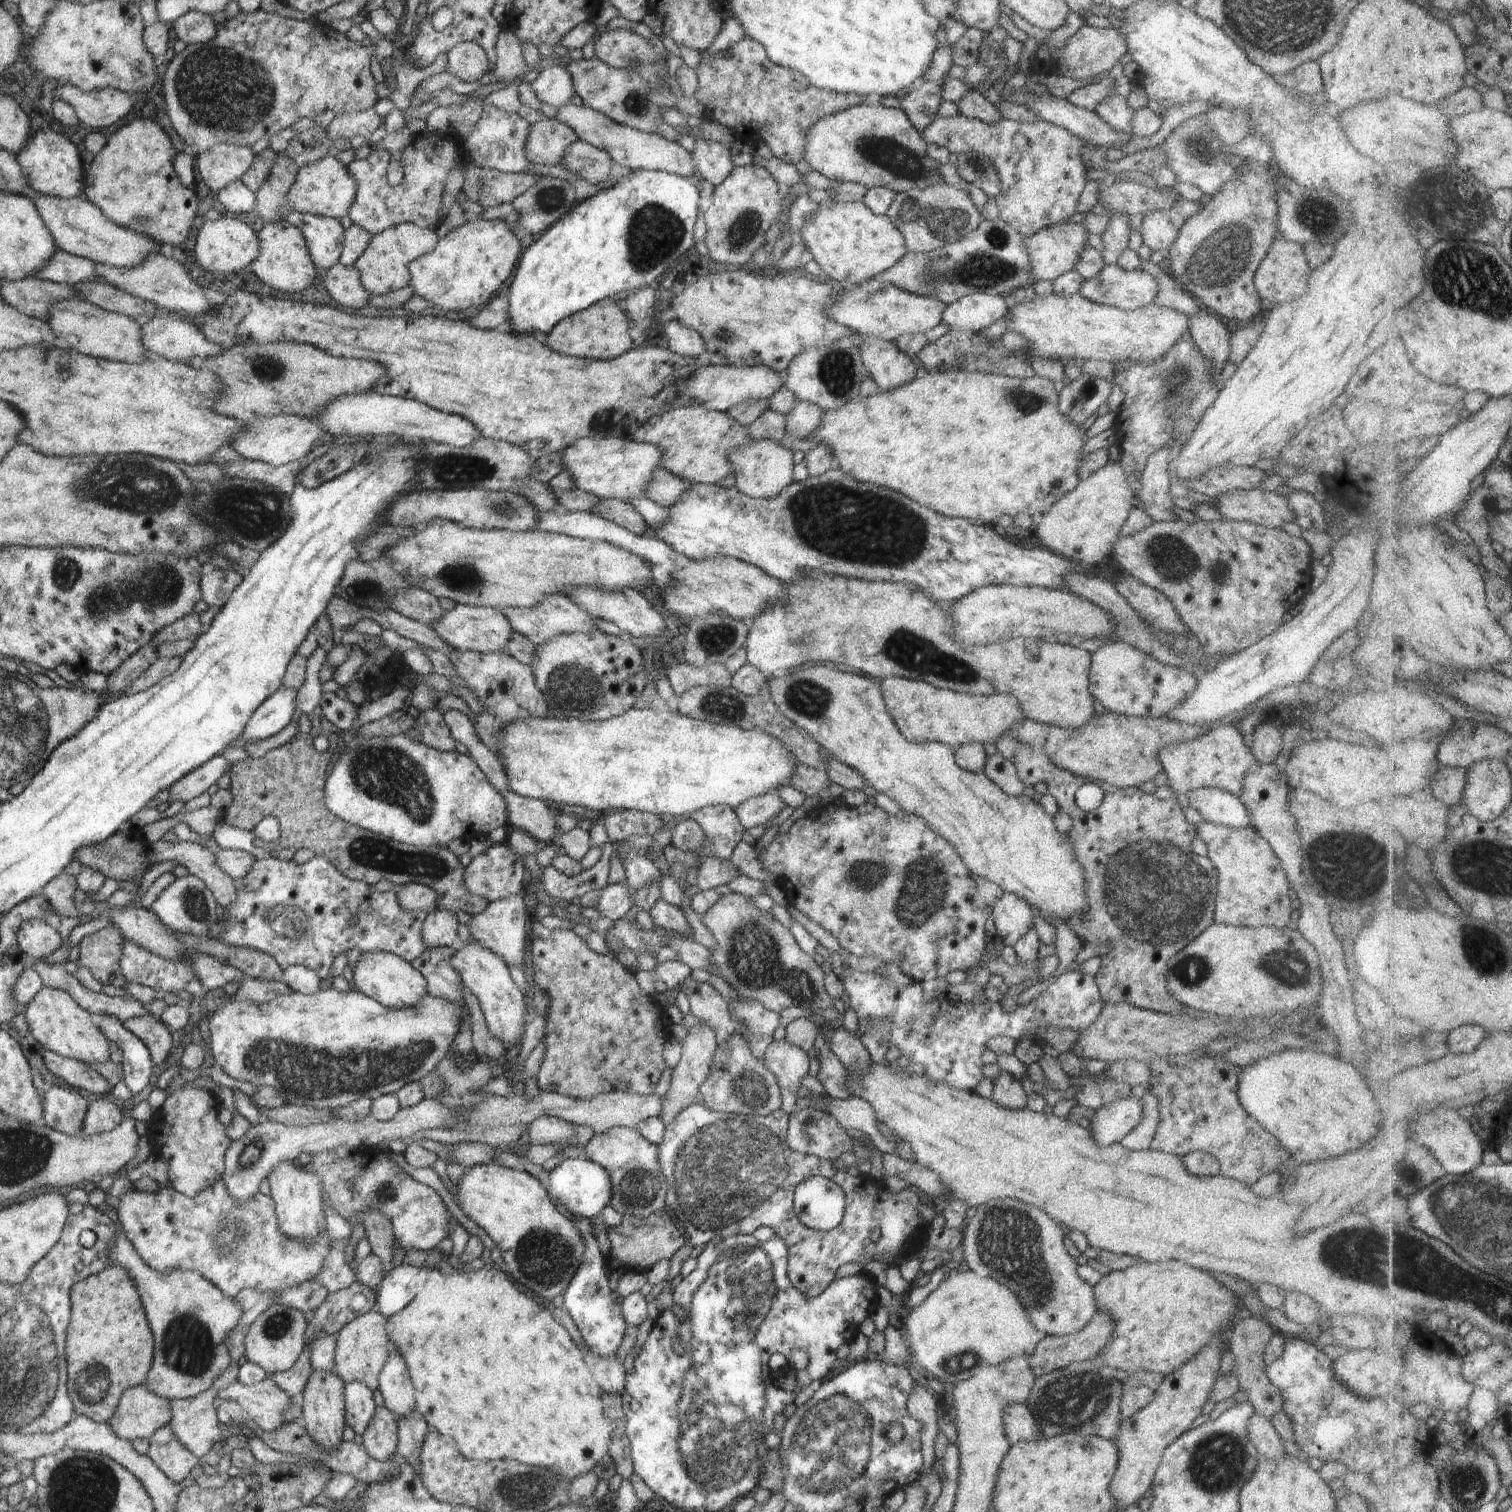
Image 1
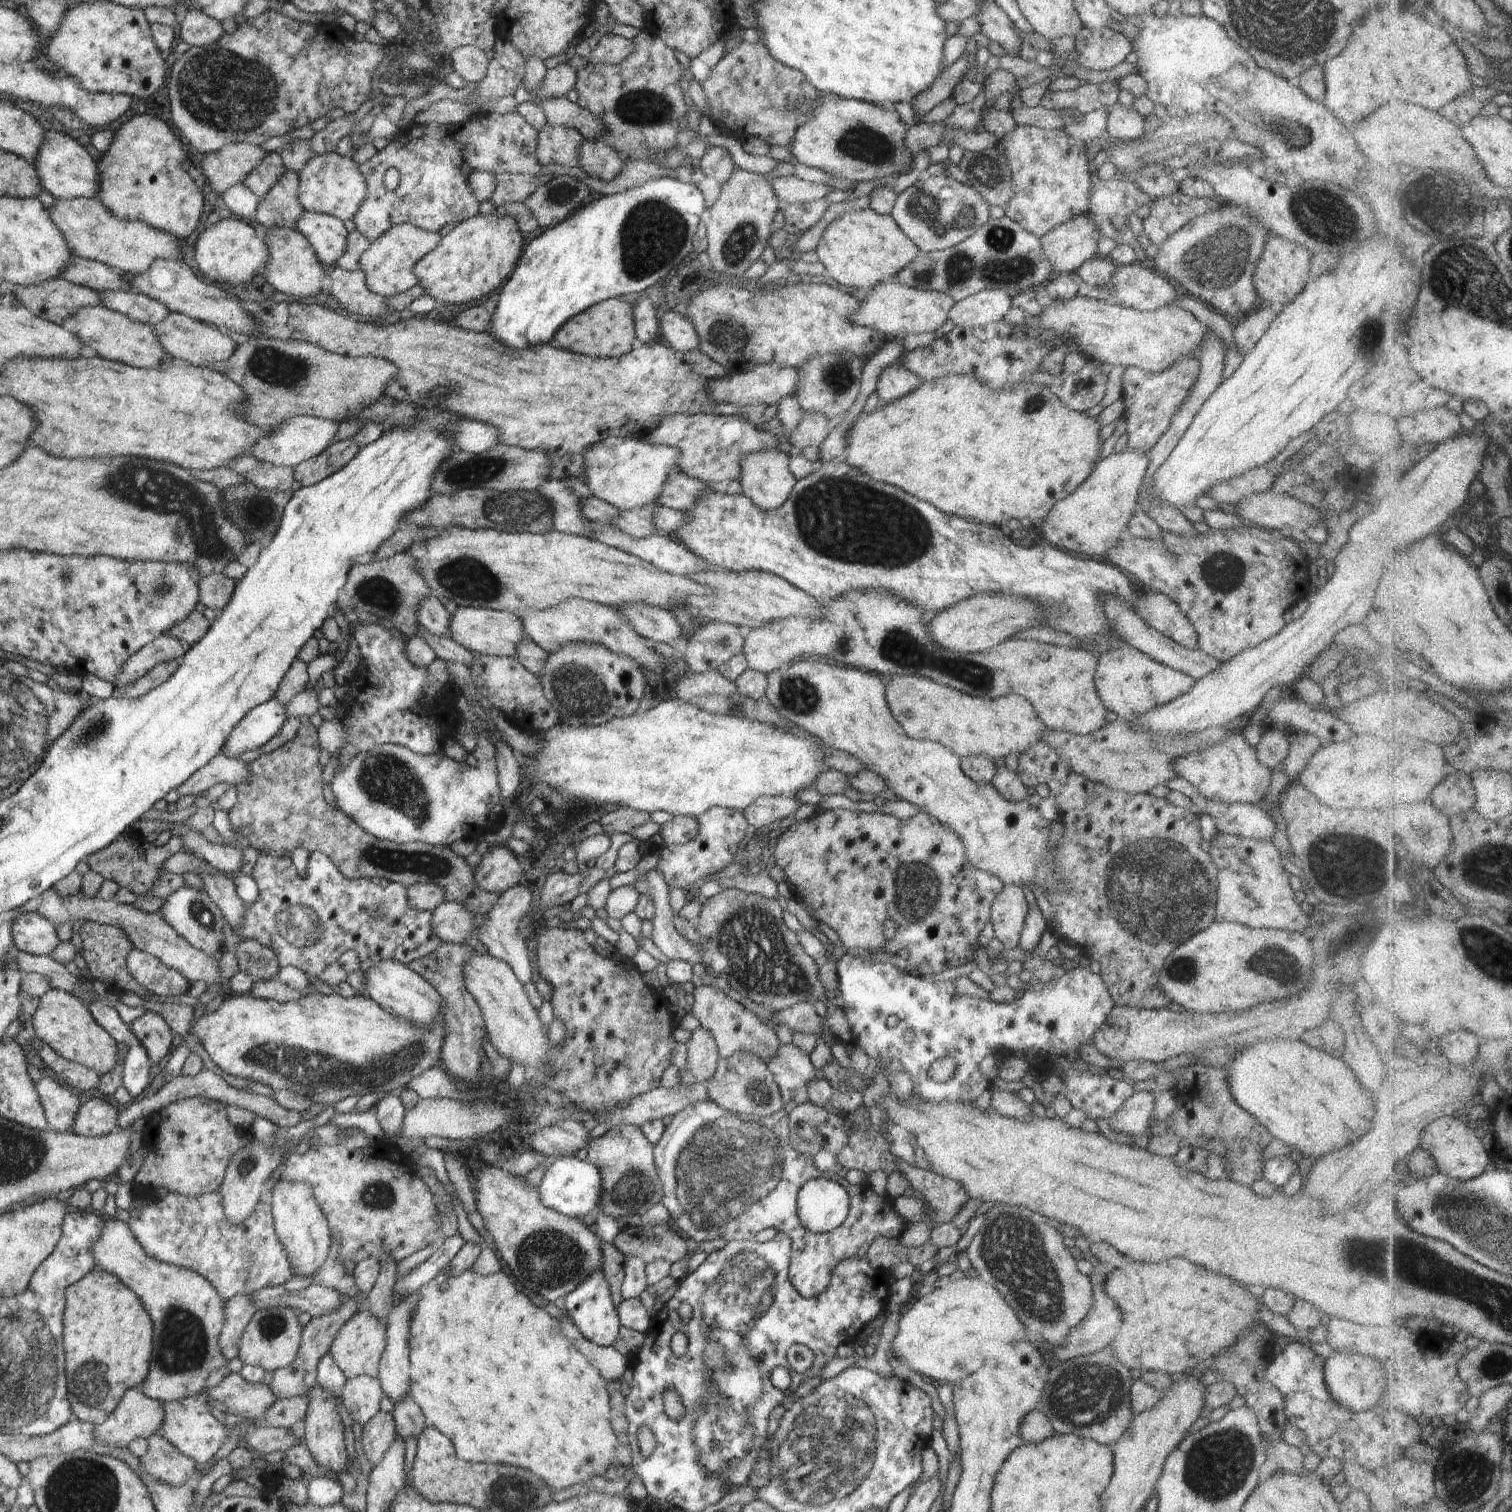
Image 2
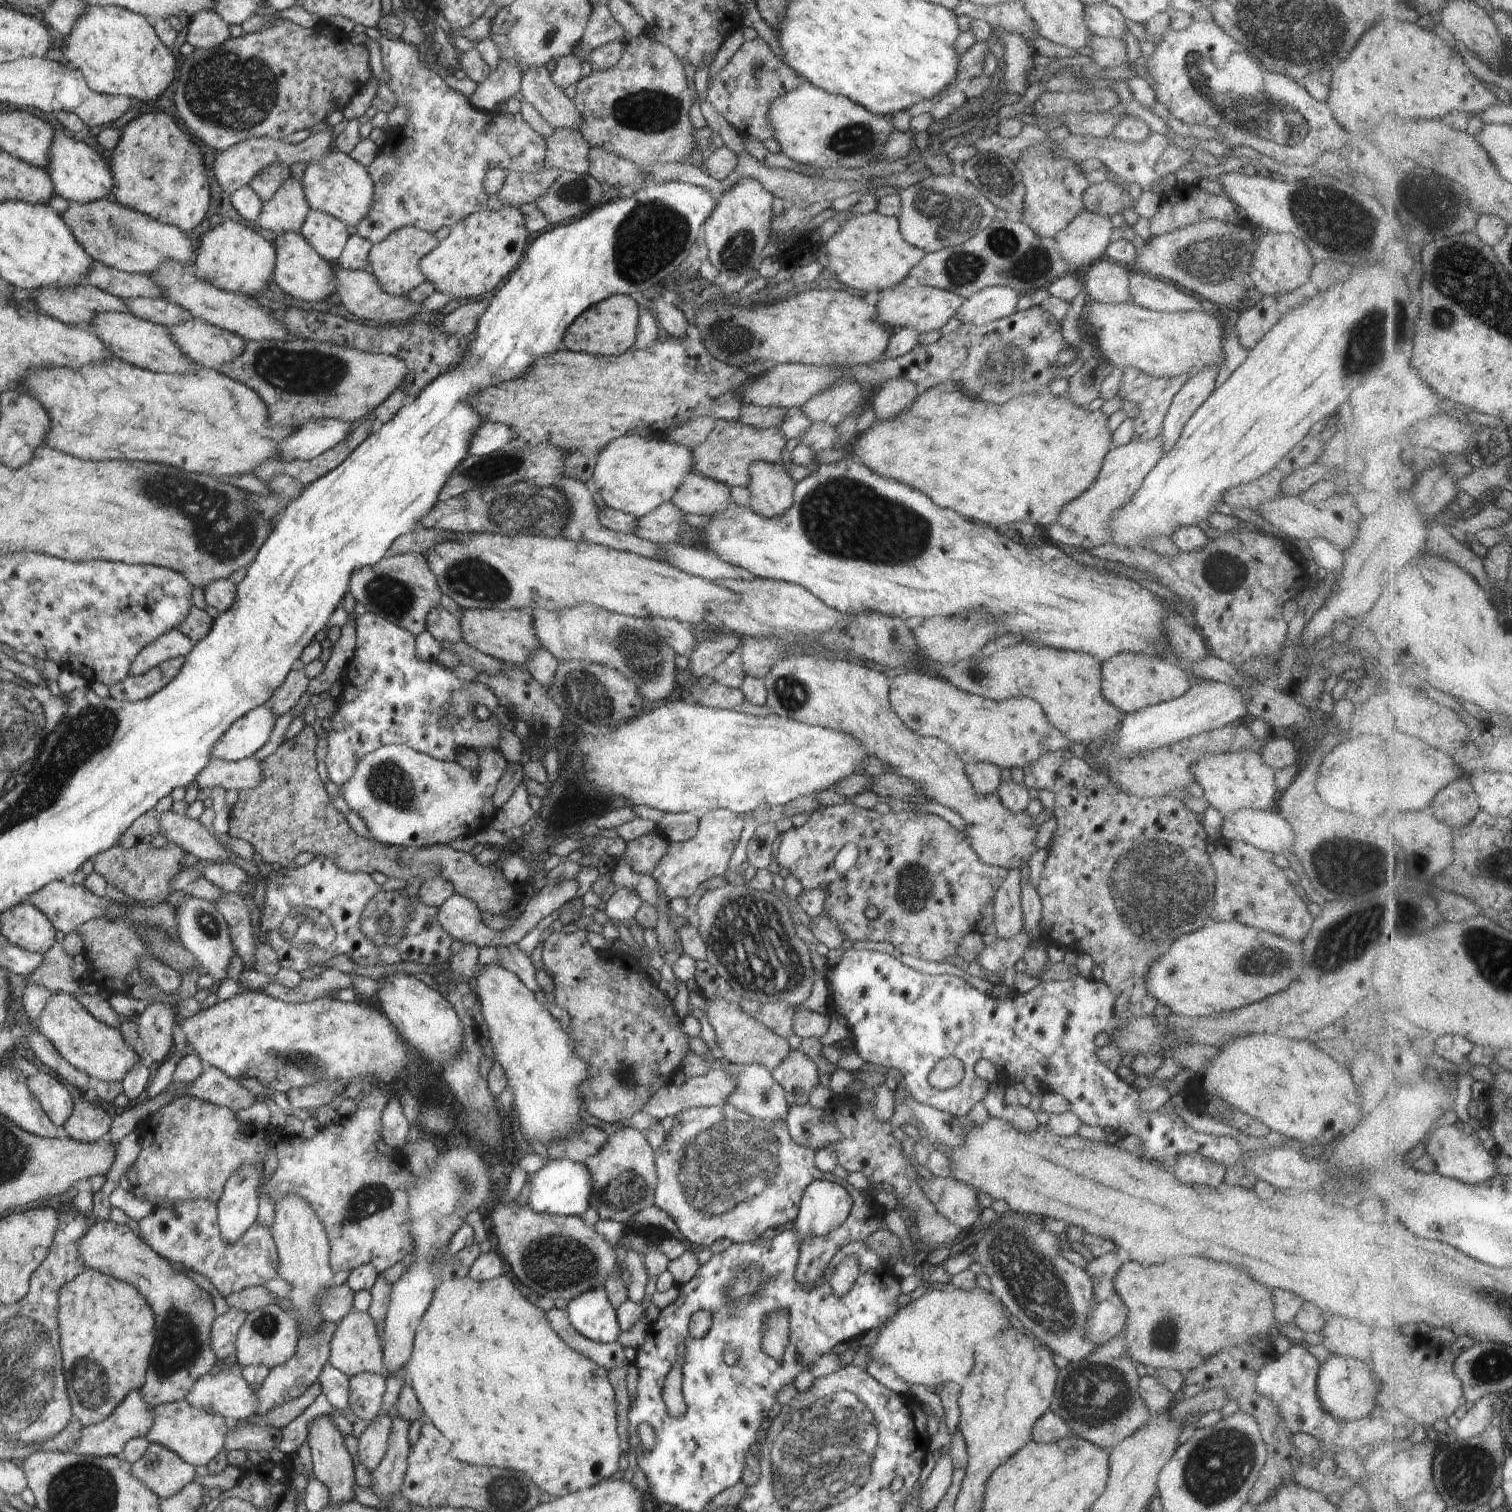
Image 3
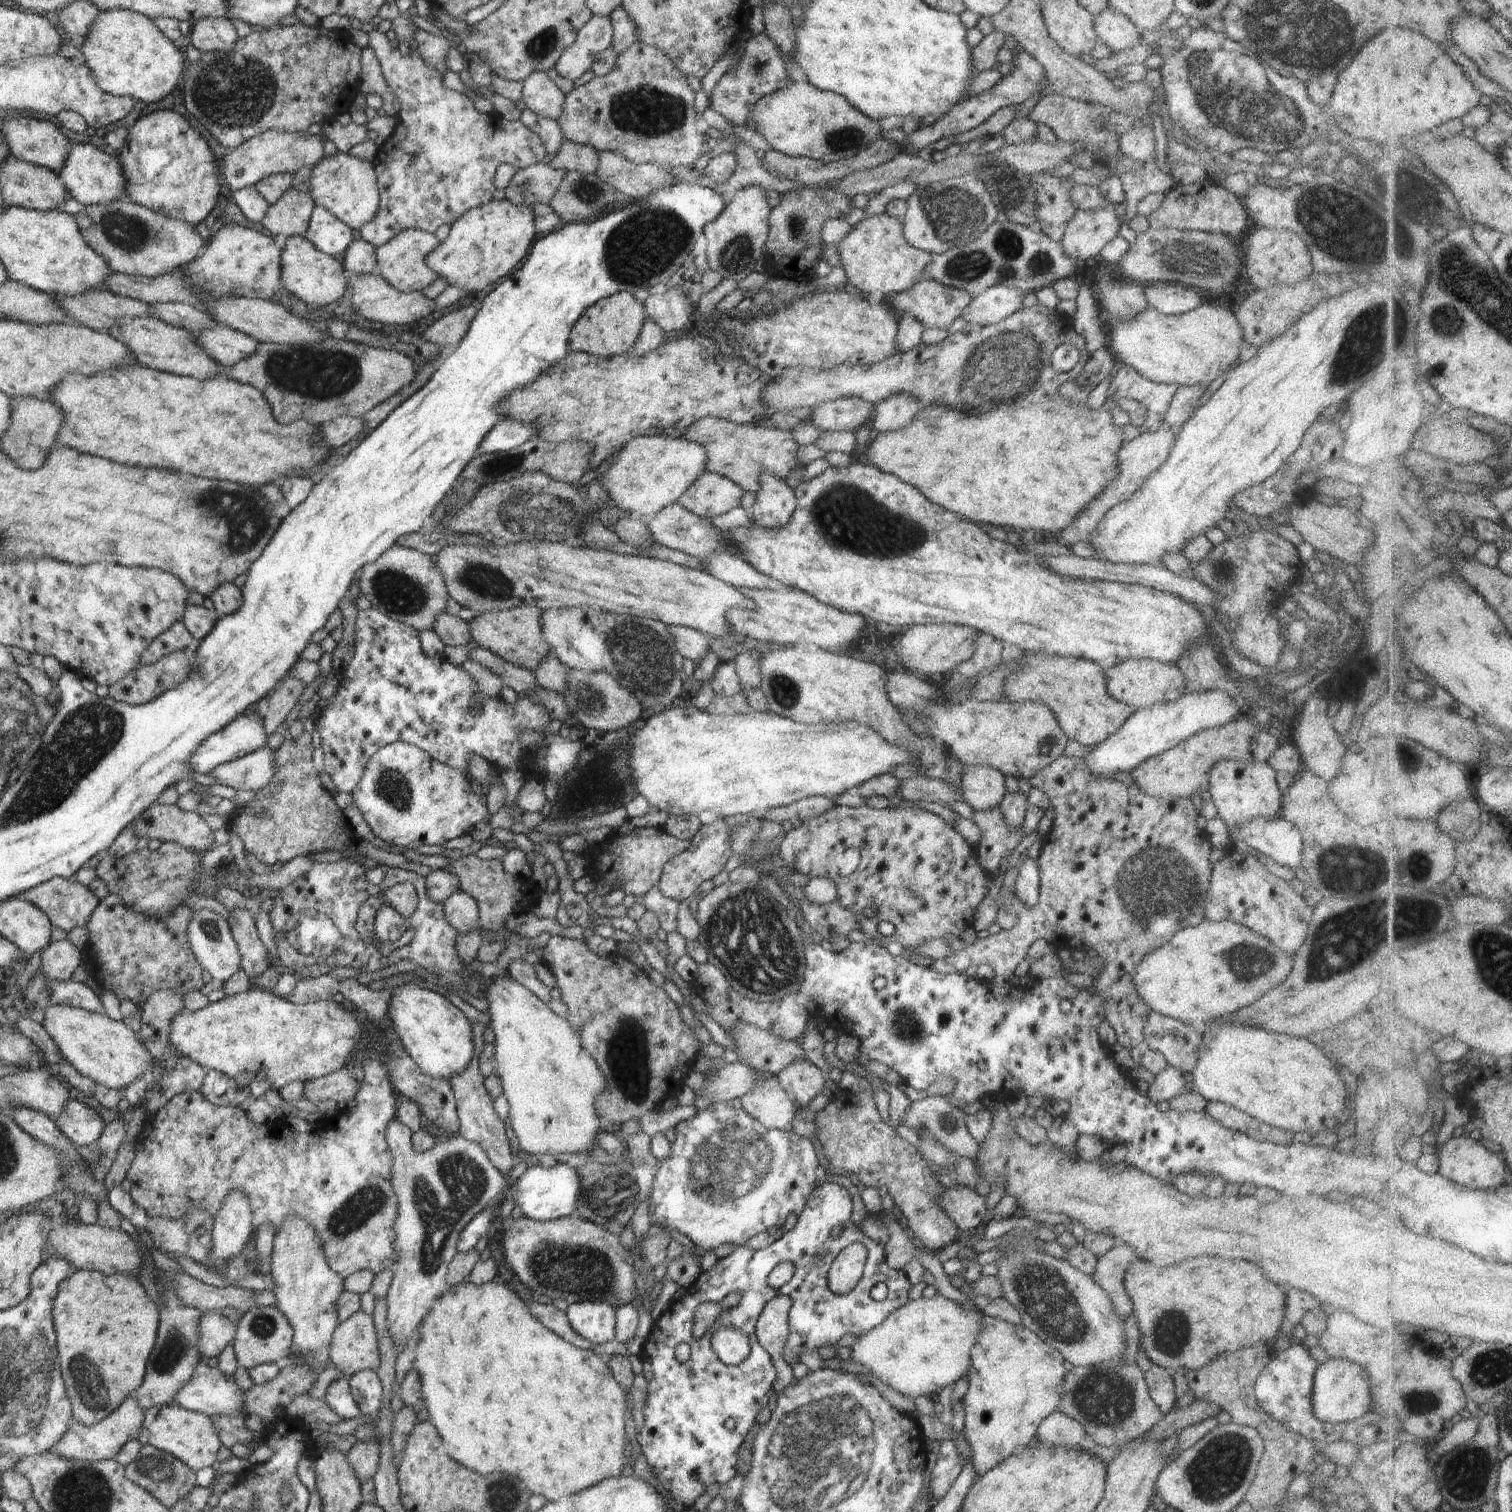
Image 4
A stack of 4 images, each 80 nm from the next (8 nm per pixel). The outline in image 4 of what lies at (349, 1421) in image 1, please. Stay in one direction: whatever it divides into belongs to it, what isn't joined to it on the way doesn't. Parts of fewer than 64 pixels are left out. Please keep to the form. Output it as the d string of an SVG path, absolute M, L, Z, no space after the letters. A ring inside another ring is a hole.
M360 1371L349 1379L353 1401L366 1416L376 1415L381 1410L383 1388L374 1371Z

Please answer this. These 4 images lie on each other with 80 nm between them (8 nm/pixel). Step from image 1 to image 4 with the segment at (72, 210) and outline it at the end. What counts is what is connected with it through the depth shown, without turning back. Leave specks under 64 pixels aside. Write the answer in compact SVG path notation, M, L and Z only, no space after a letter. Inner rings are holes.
M118 199L108 204L88 205L72 216L88 246L103 256L117 273L154 278L191 264L206 245L191 224L162 216L130 201Z

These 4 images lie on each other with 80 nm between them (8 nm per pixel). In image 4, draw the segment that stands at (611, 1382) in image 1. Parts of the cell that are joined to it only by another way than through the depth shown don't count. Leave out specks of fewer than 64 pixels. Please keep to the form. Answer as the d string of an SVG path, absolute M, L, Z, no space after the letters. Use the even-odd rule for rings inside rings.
M535 1300L524 1301L525 1305L530 1307L530 1312L546 1326L550 1328L552 1332L556 1332L560 1338L564 1338L570 1344L574 1344L577 1349L584 1349L587 1351L594 1350L595 1344L582 1338L573 1328L570 1326L567 1314L565 1311L557 1309L554 1305L539 1304Z

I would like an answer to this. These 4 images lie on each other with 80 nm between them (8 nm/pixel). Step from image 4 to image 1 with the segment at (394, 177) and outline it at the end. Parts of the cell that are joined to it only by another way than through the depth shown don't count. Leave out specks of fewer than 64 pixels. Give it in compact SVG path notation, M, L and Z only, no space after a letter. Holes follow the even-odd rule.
M486 105L475 130L467 139L460 138L452 127L441 133L412 136L400 161L404 172L403 180L396 186L387 181L389 152L386 149L372 149L366 158L354 159L346 167L356 183L356 196L349 208L348 218L367 230L371 236L402 223L414 223L422 228L435 230L445 218L438 215L438 208L444 182L454 160L470 156L471 161L468 160L468 164L474 163L482 169L496 169L503 173L527 172L532 164L525 155L529 126L529 122L518 112Z

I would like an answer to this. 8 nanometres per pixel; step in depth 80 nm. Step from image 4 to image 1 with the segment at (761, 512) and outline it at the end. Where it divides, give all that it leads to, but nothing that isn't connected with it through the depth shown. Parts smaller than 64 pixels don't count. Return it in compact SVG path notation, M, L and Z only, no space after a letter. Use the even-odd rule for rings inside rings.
M752 439L747 445L728 451L727 461L733 466L735 487L753 499L767 499L793 482L793 453L772 439Z

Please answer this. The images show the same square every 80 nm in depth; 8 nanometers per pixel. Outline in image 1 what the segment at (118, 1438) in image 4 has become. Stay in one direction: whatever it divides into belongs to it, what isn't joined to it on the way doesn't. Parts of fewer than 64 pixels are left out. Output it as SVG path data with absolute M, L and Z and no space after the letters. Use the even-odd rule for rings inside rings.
M144 1384L127 1388L119 1398L118 1406L107 1422L120 1438L152 1438L152 1433L169 1424L172 1418L170 1401L156 1396Z

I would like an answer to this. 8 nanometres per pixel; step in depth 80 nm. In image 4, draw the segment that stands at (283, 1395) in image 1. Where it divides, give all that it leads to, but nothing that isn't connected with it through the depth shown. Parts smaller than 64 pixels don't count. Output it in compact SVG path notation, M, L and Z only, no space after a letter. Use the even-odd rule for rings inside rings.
M204 1363L196 1365L192 1378L177 1392L174 1403L209 1417L243 1416L243 1394L236 1379L228 1377L218 1367Z

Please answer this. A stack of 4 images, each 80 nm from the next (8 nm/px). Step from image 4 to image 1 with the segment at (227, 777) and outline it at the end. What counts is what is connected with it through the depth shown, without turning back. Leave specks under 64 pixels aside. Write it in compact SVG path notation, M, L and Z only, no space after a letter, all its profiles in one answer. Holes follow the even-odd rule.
M218 754L193 768L167 788L172 802L180 800L186 803L191 798L204 794L212 784L217 784L218 779L228 768L229 772L232 772L231 764Z

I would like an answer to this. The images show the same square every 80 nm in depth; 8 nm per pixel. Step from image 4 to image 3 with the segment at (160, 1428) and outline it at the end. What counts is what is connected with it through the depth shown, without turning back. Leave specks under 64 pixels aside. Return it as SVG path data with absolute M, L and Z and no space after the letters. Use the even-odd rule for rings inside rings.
M186 1399L159 1404L153 1409L155 1423L146 1436L148 1442L164 1445L194 1468L206 1466L225 1448L225 1436L229 1431L229 1420L223 1416L193 1407Z

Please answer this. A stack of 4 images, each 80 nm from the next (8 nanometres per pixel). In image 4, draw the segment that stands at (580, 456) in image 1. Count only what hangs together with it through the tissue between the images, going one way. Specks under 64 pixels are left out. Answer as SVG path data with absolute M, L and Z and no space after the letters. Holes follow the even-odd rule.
M656 435L656 436L639 436L617 450L617 453L612 454L615 458L612 465L599 474L600 484L605 490L611 502L622 512L626 514L656 514L661 508L677 502L678 497L695 483L696 477L700 473L704 473L705 460L707 459L704 447L686 439L675 439L672 437Z

